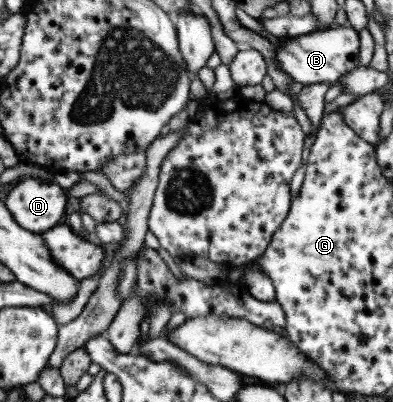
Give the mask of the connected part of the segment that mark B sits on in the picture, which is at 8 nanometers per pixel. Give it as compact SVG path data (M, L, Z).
M331 26L323 32L311 32L299 37L285 38L275 47L278 65L295 81L301 84L326 82L335 85L348 72L360 65L359 32L353 27Z

